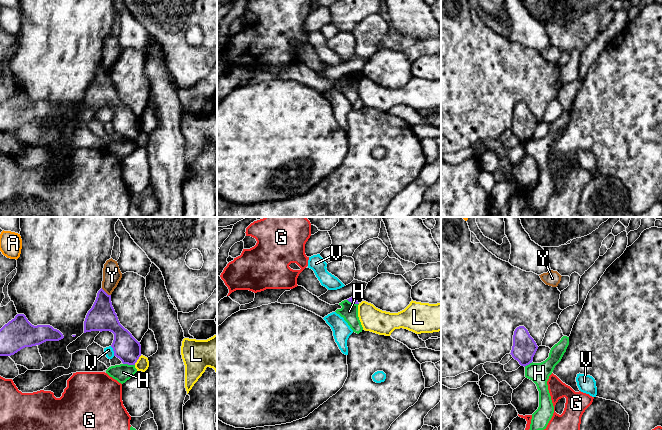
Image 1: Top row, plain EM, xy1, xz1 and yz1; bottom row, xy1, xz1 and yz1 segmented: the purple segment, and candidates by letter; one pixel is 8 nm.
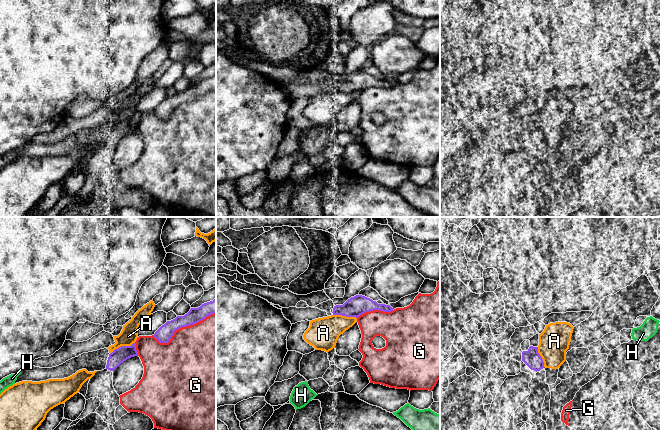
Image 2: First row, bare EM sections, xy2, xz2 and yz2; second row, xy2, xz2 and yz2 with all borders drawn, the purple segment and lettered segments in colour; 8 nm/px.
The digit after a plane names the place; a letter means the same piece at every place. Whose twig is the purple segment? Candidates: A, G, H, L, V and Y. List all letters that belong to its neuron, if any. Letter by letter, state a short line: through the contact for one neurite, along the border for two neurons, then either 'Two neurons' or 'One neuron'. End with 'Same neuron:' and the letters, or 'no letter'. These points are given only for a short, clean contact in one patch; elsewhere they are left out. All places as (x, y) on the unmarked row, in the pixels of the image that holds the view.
A: Two neurons
G: Two neurons
H: Line: xy1 (123, 139), (134, 141). Two neurons
L: Line: xy1 (141, 131), (134, 140). Two neurons
V: Line: xy1 (110, 122), (114, 131). Two neurons
Y: Two neurons
Same neuron: no letter

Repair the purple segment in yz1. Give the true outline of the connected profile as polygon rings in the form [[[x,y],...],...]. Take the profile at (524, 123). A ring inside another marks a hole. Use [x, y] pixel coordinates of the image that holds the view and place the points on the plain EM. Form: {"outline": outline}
{"outline": [[[524,102],[515,105],[513,111],[513,122],[511,126],[512,133],[519,138],[521,142],[527,142],[533,137],[533,133],[538,125],[534,115],[530,112]]]}

